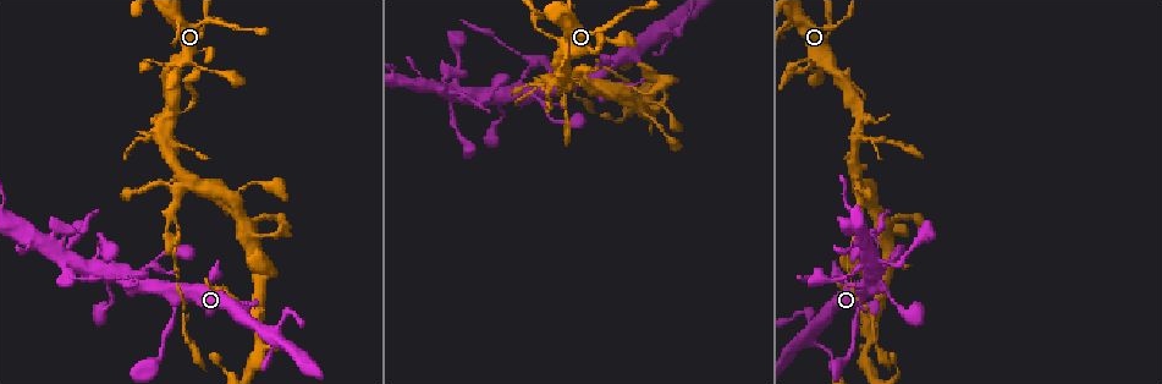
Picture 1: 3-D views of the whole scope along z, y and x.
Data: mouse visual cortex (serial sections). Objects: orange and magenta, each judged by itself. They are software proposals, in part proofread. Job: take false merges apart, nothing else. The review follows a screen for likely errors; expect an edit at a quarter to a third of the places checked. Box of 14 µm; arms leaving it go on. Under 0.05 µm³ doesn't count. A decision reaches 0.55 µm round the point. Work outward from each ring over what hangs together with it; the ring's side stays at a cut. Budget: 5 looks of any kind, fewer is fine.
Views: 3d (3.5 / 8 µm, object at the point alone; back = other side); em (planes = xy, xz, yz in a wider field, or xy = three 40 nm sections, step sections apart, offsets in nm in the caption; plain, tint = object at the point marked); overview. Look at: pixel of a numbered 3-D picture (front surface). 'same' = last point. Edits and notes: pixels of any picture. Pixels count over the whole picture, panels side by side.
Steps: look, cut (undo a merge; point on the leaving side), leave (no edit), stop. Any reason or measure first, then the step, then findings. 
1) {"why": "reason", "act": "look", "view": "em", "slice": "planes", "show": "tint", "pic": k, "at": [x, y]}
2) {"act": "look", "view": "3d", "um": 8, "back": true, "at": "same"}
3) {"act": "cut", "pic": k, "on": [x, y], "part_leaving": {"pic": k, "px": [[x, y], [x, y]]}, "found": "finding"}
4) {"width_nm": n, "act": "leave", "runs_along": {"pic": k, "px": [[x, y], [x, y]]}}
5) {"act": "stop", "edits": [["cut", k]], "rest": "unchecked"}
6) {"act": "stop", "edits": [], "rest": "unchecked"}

{"why": "branch point", "act": "look", "view": "3d", "um": 8, "pic": 1, "at": [172, 17]}

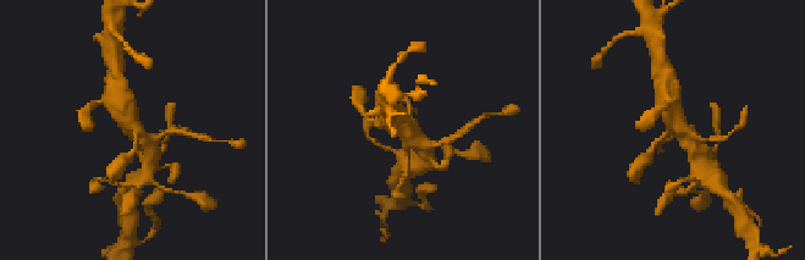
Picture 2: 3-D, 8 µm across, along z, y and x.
{"arms": 3, "arm_widths_nm": [150, 500, 500], "why": "now the EM", "act": "look", "view": "em", "slice": "xy", "step": 1, "show": "tint", "pic": 2, "at": [404, 124]}

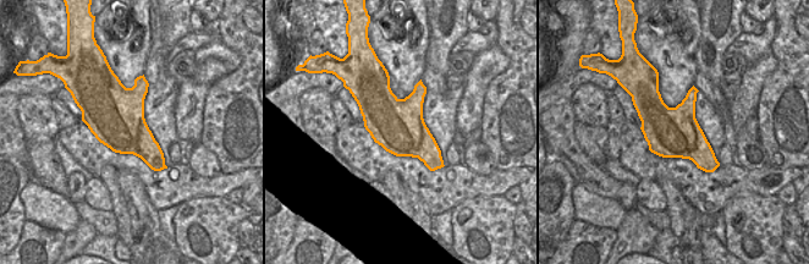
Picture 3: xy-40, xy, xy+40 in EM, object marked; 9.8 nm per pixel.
{"act": "leave", "runs_along": {"pic": 2, "px": [[150, 150], [121, 109], [108, 103]]}, "found": "all the same cell"}

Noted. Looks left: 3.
{"why": "branch point", "act": "look", "view": "3d", "um": 3.5, "pic": 1, "at": [854, 139]}

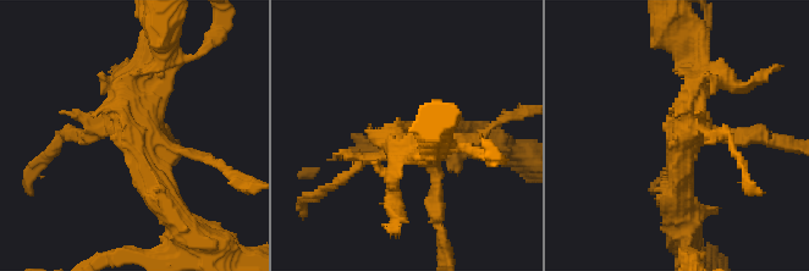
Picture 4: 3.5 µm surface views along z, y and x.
{"why": "need the tissue", "act": "look", "view": "em", "slice": "xy", "step": 5, "show": "tint", "pic": 4, "at": [128, 126]}

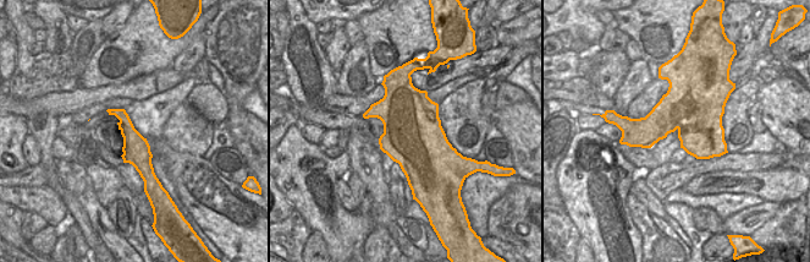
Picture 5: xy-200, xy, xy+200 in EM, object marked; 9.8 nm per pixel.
{"act": "leave", "runs_along": {"pic": 4, "px": [[695, 65], [680, 200]]}, "found": "continuous, no second cell"}

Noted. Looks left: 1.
{"act": "stop", "edits": [], "rest": "unchecked"}

